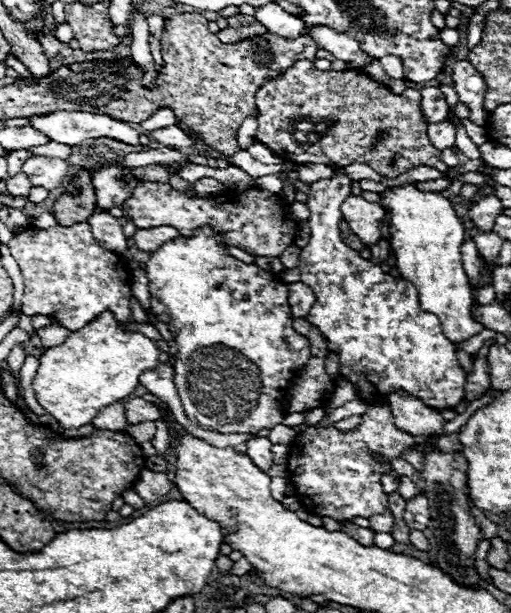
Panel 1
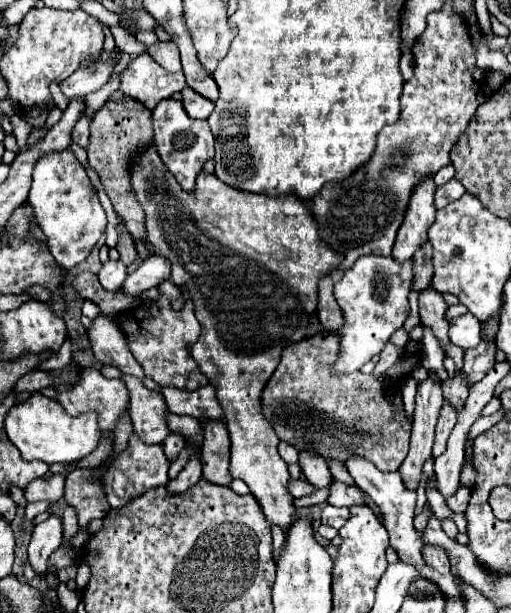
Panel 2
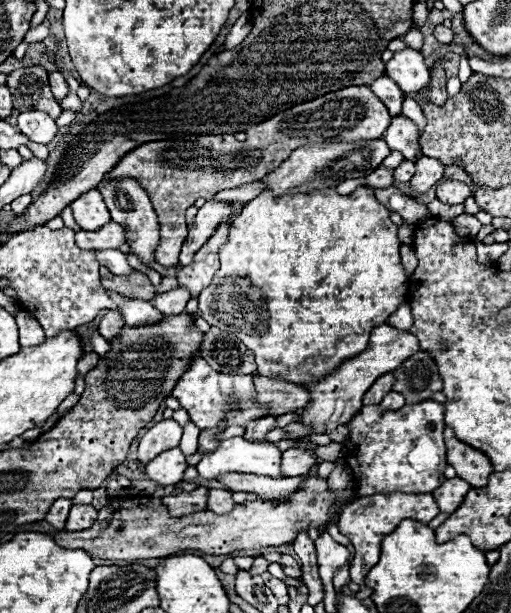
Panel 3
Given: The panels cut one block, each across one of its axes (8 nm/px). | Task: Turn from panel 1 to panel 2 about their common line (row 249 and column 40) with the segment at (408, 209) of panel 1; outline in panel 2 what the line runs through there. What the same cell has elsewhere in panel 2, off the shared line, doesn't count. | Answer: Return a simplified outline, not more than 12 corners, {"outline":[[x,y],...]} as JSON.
{"outline":[[34,392],[4,430],[24,460],[82,460],[102,436],[96,412],[70,416]]}

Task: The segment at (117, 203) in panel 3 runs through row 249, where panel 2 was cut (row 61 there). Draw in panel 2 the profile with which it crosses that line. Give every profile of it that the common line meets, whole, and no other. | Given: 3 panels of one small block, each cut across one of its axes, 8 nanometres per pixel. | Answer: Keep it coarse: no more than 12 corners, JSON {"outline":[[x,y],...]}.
{"outline":[[150,54],[130,60],[120,90],[150,110],[186,88]]}

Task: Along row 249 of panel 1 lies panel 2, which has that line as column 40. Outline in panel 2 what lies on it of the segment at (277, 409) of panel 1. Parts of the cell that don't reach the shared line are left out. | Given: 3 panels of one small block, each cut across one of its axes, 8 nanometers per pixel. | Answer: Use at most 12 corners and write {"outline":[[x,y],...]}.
{"outline":[[70,150],[42,156],[28,202],[54,260],[72,270],[106,212]]}

